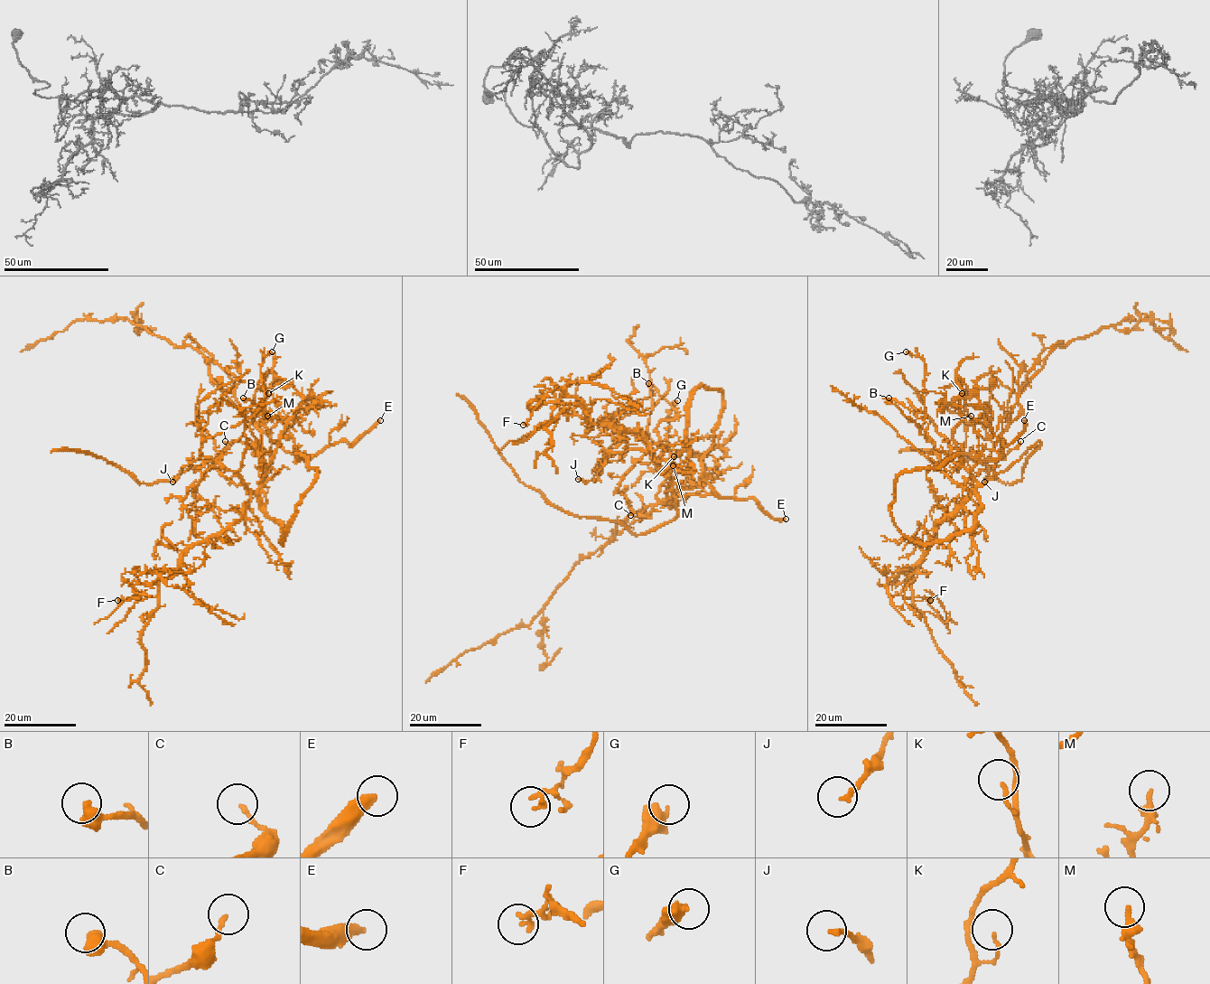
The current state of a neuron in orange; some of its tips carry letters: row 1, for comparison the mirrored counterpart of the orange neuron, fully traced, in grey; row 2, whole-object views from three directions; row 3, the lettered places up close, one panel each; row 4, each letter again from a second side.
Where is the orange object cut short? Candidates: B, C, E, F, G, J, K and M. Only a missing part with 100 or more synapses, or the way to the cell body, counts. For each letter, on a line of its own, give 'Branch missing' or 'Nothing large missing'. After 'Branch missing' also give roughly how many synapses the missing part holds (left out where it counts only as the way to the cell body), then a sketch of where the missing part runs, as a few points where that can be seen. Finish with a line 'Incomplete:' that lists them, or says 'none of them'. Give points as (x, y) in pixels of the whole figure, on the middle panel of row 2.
B: Nothing large missing
C: Nothing large missing
E: Branch missing. Roughly 600 synapses
F: Nothing large missing
G: Nothing large missing
J: Nothing large missing
K: Nothing large missing
M: Nothing large missing
Incomplete: E

